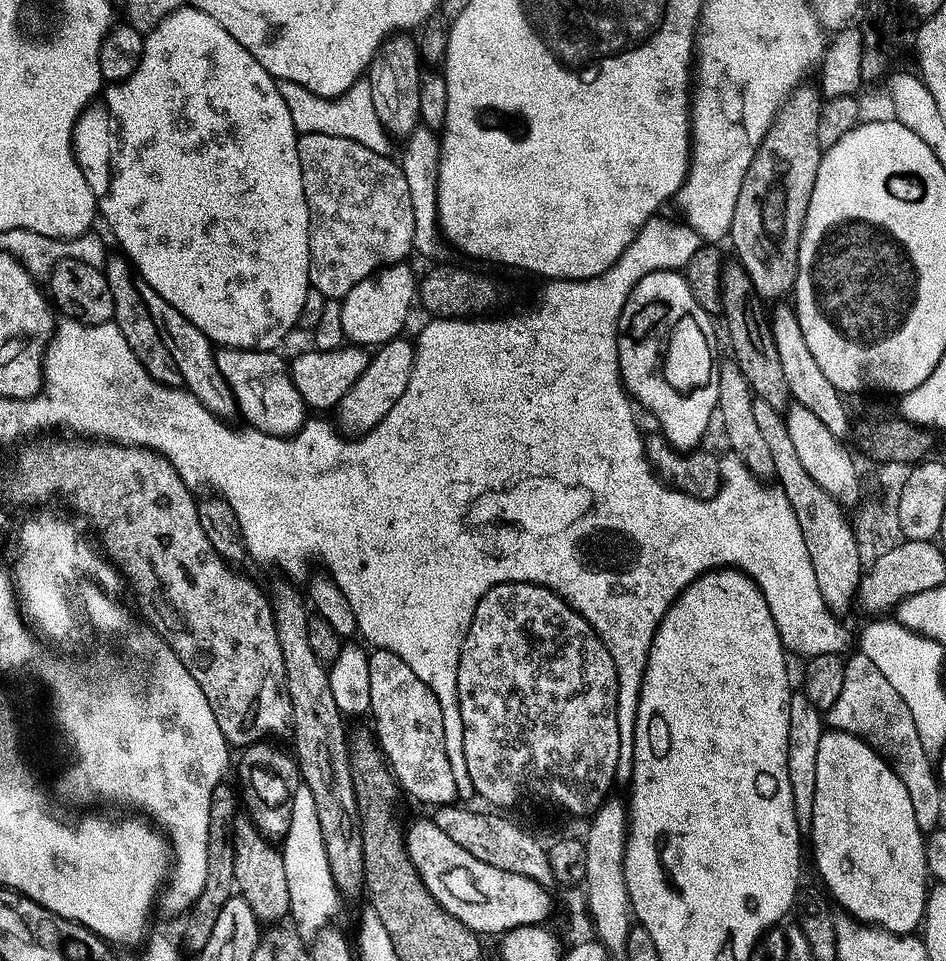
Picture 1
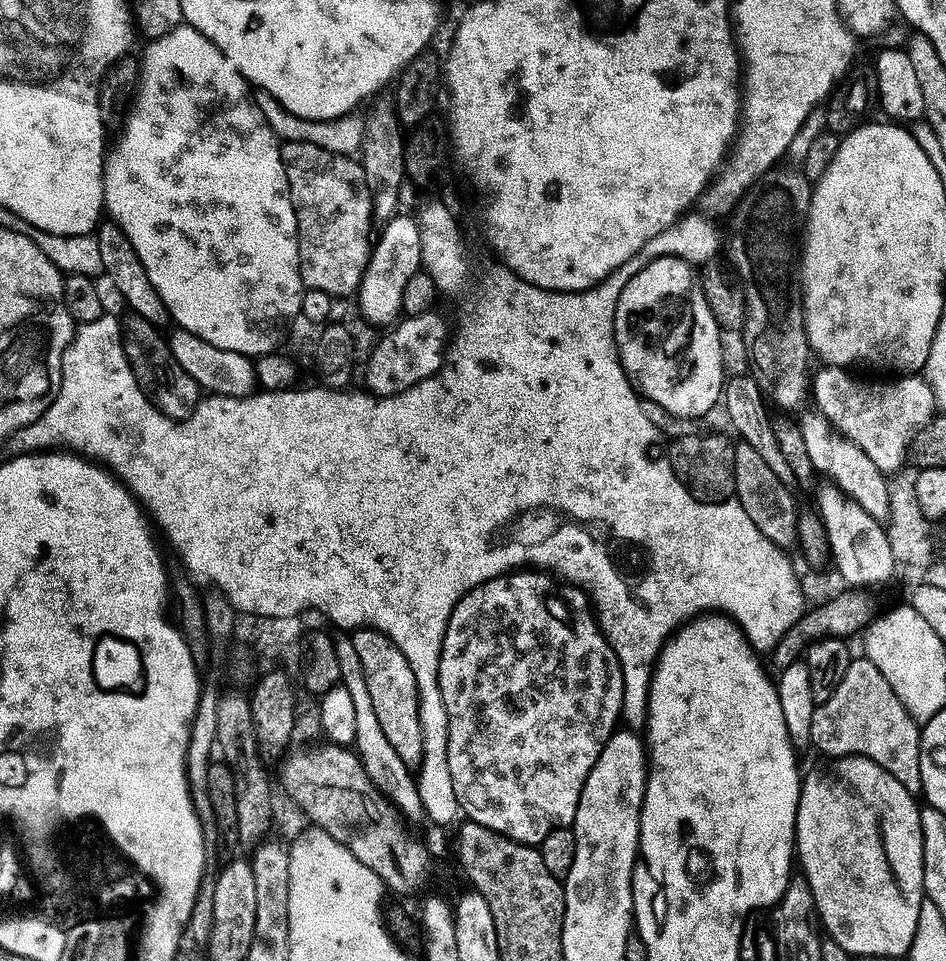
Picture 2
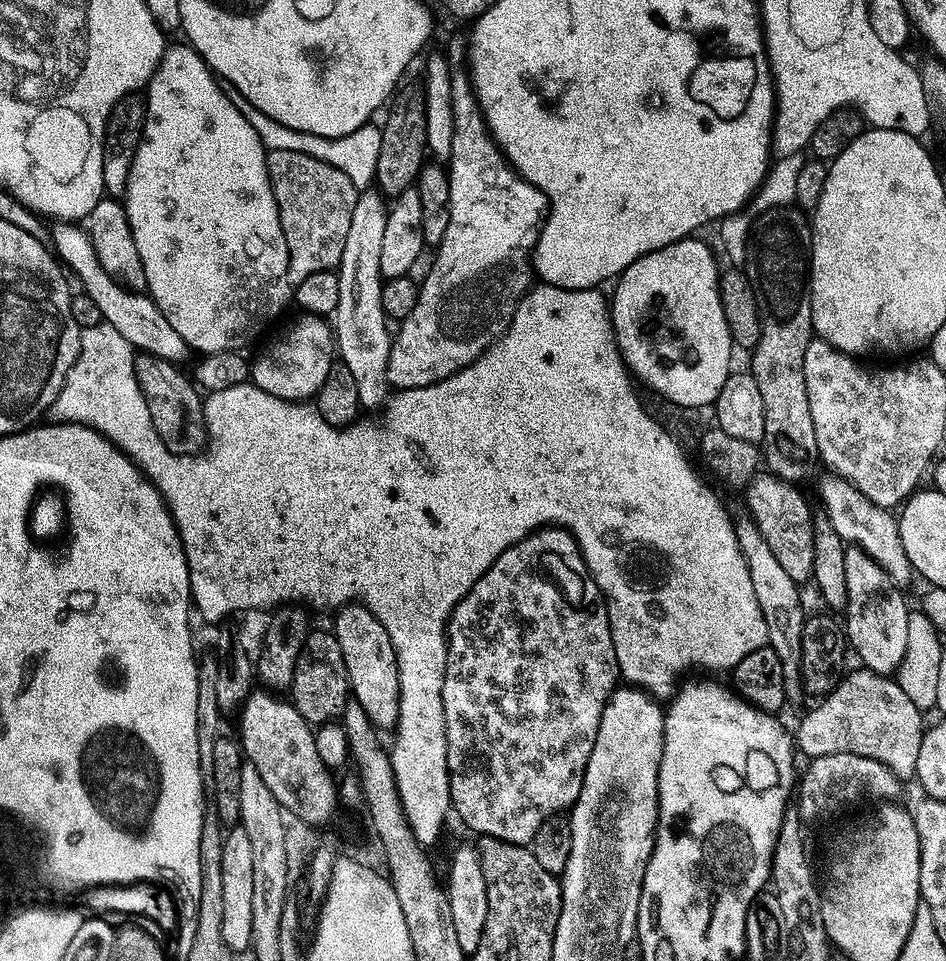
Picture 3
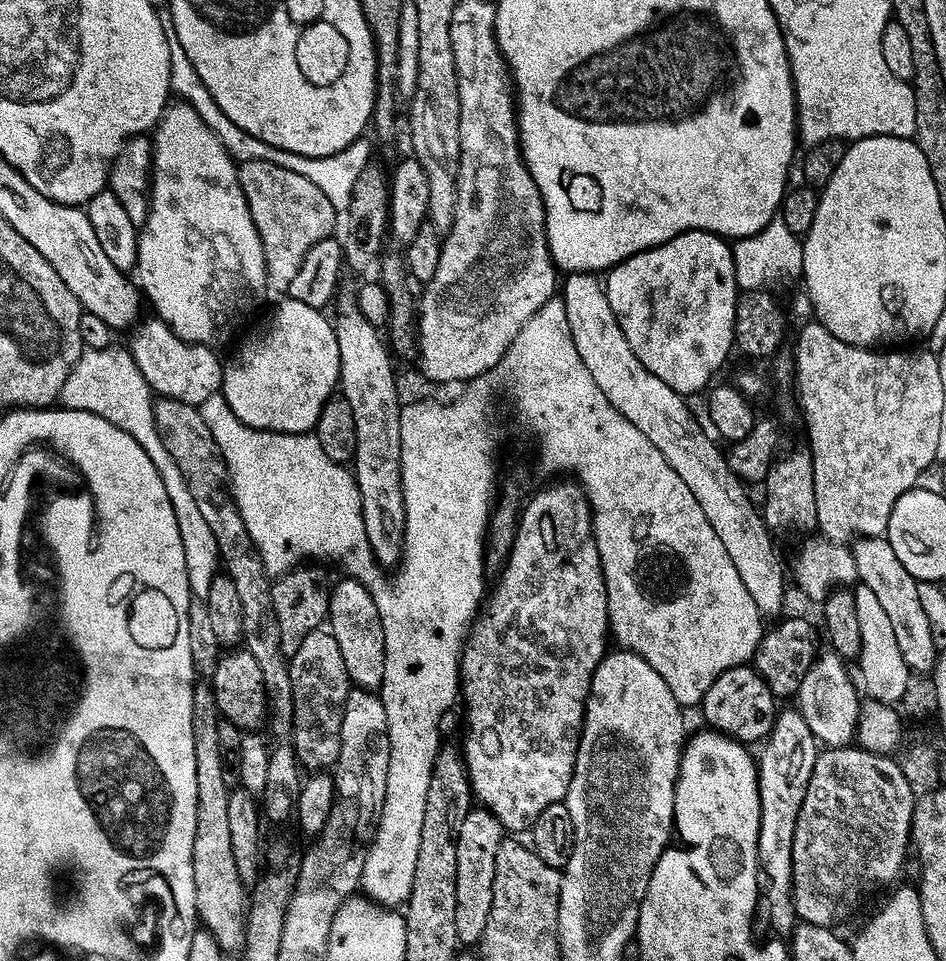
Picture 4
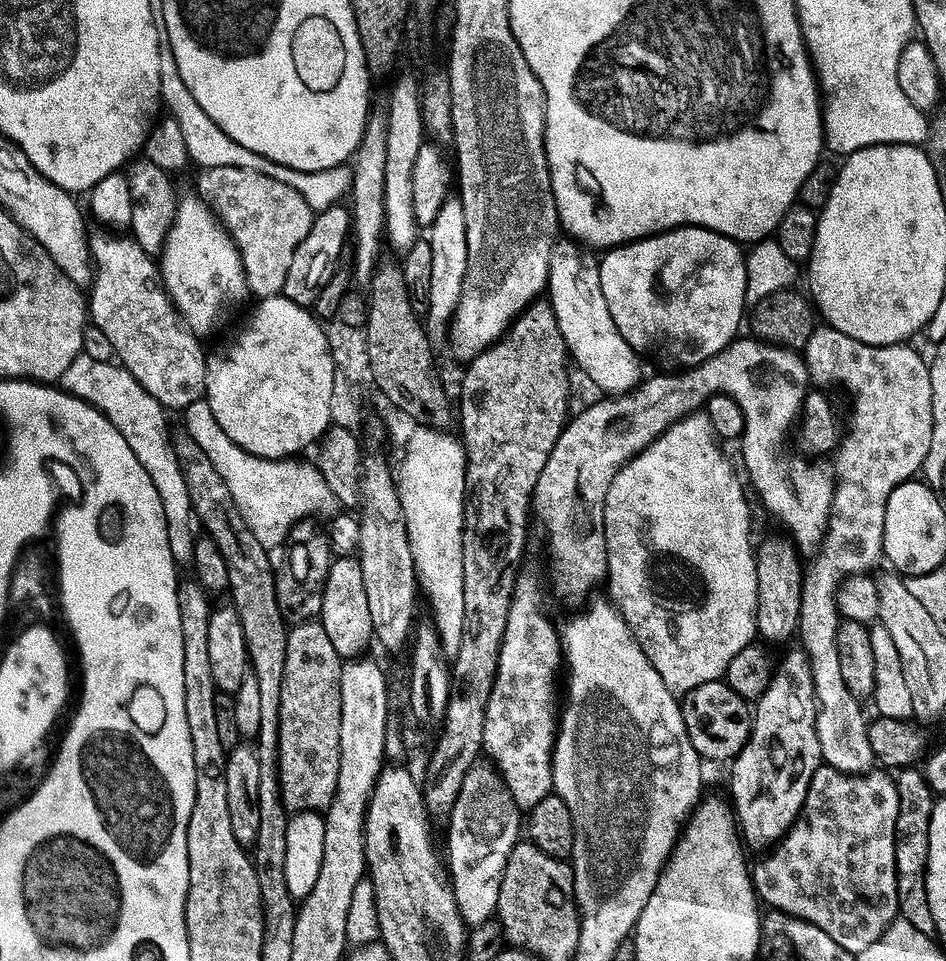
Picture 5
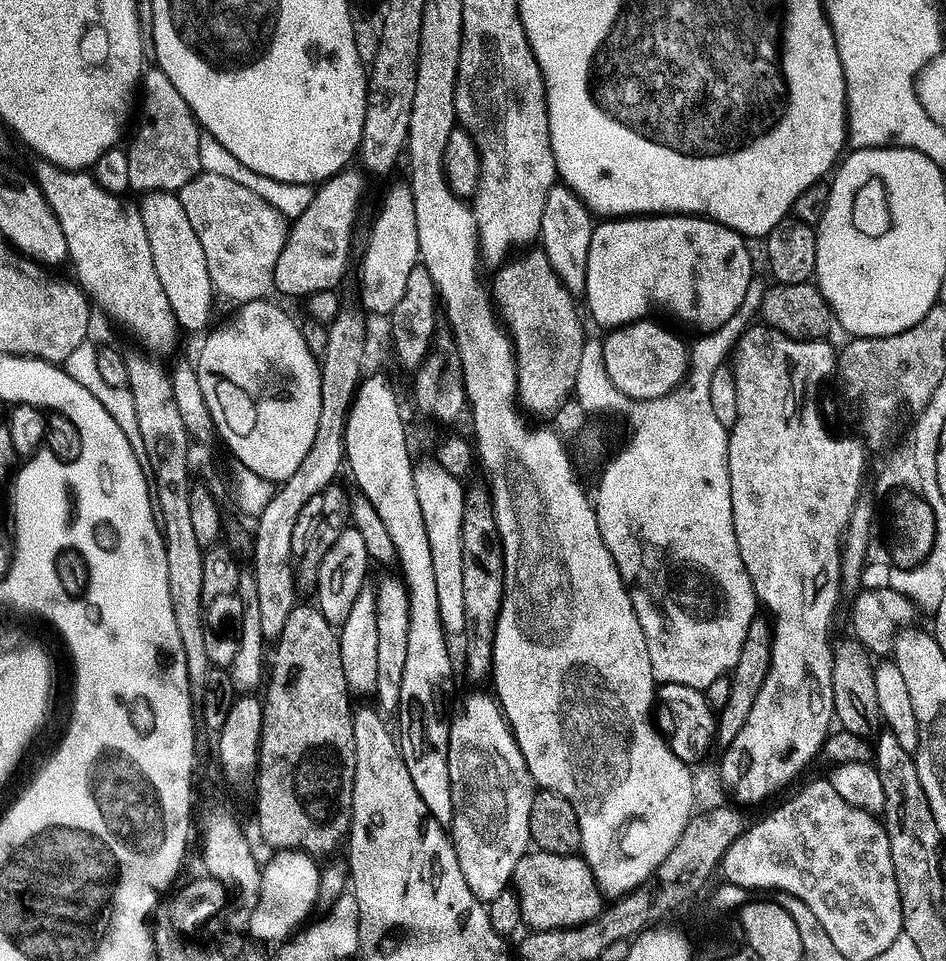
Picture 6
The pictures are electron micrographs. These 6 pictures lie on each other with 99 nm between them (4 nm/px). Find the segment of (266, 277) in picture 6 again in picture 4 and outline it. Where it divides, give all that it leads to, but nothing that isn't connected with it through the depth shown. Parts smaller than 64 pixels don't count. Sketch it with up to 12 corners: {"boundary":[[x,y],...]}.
{"boundary":[[274,162],[239,165],[271,291],[333,239],[336,207]]}

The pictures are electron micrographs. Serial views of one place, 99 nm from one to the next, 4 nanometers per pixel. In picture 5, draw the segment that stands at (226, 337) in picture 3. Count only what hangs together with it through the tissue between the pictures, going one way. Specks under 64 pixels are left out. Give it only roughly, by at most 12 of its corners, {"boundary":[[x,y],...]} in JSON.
{"boundary":[[199,198],[177,207],[158,276],[218,335],[250,300],[240,252]]}

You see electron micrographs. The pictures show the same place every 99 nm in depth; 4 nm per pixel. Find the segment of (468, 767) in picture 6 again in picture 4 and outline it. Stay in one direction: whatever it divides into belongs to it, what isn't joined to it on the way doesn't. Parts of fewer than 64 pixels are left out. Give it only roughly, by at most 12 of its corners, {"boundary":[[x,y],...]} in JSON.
{"boundary":[[473,810],[458,834],[458,938],[479,945],[505,839]]}

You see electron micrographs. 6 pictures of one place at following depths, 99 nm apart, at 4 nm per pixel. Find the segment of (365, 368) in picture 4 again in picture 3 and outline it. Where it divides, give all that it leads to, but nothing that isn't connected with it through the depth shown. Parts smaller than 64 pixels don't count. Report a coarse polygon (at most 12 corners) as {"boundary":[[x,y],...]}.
{"boundary":[[357,197],[334,340],[363,409],[390,398],[383,308],[389,205]]}

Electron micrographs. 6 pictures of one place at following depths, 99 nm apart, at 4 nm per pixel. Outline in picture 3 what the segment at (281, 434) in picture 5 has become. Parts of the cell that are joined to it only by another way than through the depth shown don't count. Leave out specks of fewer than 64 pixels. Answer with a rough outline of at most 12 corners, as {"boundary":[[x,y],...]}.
{"boundary":[[304,318],[260,361],[251,383],[308,402],[330,376],[334,328]]}

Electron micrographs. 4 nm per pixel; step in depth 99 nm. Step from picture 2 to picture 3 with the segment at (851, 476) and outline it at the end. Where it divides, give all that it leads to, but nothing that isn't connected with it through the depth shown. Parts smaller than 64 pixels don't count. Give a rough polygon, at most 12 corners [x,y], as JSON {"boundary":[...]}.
{"boundary":[[835,474],[822,508],[897,589],[914,580],[899,519]]}

